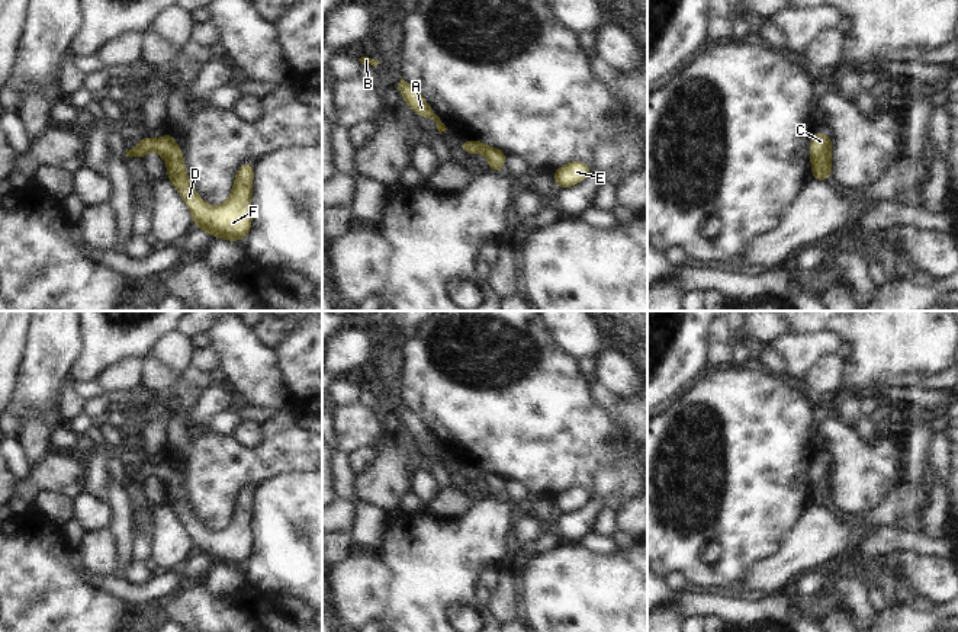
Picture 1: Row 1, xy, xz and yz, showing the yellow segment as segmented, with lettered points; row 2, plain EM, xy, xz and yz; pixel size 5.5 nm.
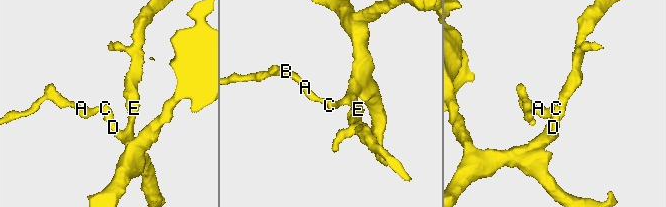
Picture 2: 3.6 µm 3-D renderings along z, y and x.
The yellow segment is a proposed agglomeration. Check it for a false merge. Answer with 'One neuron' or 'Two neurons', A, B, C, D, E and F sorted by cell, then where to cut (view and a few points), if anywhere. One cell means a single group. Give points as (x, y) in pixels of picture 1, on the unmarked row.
One neuron. Groups: A B C D E F. No split.

